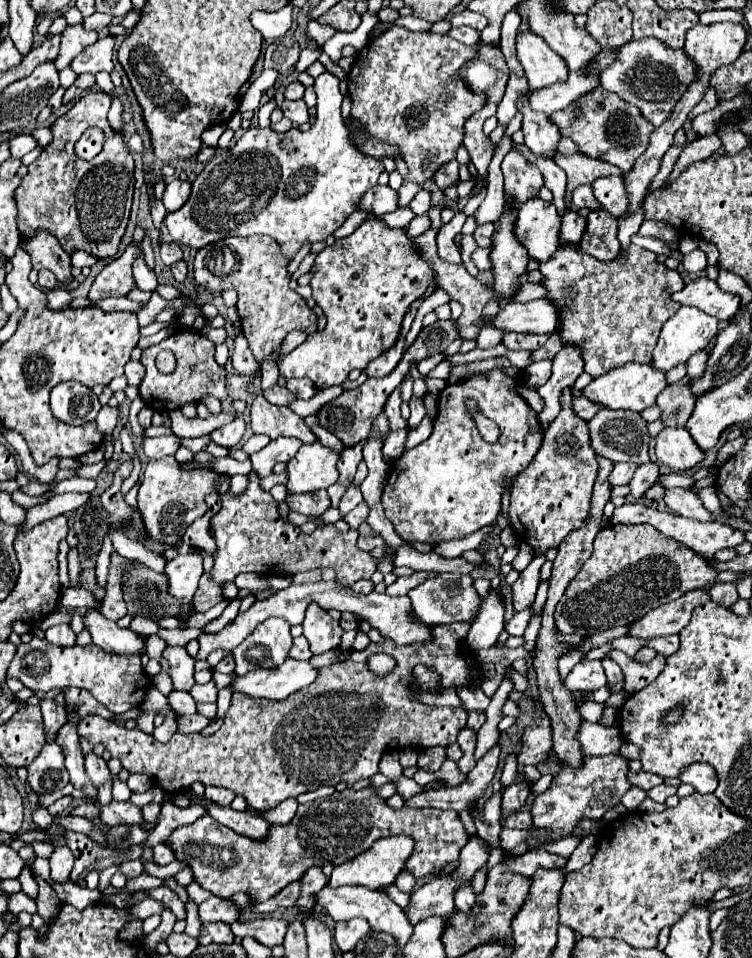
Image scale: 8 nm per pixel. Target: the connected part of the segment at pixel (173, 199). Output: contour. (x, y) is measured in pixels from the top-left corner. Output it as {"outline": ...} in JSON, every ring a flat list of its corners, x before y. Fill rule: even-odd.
{"outline":[[179,179,169,181,165,185,165,195,163,195,163,205,165,205,167,213,177,211,189,199,189,193,191,193,189,181,179,181]]}

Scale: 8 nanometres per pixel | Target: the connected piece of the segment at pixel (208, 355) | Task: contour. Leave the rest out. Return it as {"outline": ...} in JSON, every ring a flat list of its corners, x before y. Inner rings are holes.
{"outline":[[179,329,171,337,163,339,161,343,145,349,141,363,145,365,147,375,139,385,139,393,145,405,153,407,153,411,173,411,187,403,199,403,203,395,215,395,219,401,225,401,227,399,227,391,225,391,227,371,225,367,217,365,217,361,213,359,213,353,215,353,215,345,205,335,197,333,195,329],[163,349,171,349,175,353,177,367,171,375,165,375,155,367,155,357]]}

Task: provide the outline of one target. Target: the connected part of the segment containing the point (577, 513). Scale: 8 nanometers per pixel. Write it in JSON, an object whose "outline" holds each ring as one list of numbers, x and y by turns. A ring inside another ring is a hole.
{"outline":[[565,391,561,399,565,411,545,429,541,449,511,485,511,527,519,541,531,545,535,555,559,547,571,531,581,529,591,517,591,495,599,465,589,445,589,429,585,421,571,411,571,399,571,391]]}

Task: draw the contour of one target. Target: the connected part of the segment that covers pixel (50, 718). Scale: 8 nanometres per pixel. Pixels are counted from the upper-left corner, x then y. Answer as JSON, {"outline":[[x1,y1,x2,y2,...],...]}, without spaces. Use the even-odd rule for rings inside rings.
{"outline":[[39,699,39,705,41,705,41,713,43,713,43,721,45,721,45,731,49,733,47,739,53,741,57,731,63,727,65,723,65,707,59,705,55,699]]}

